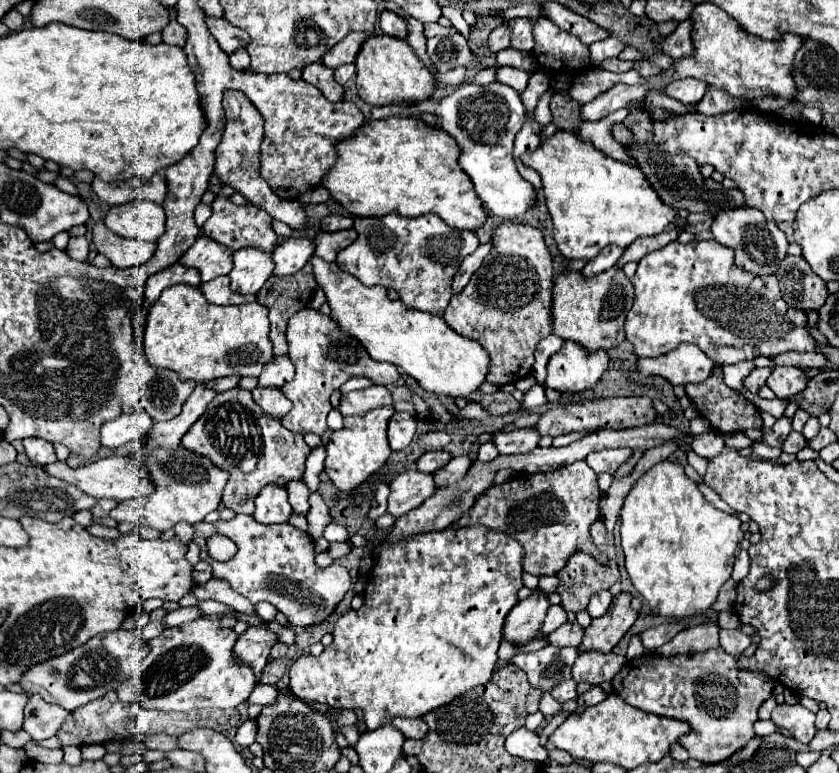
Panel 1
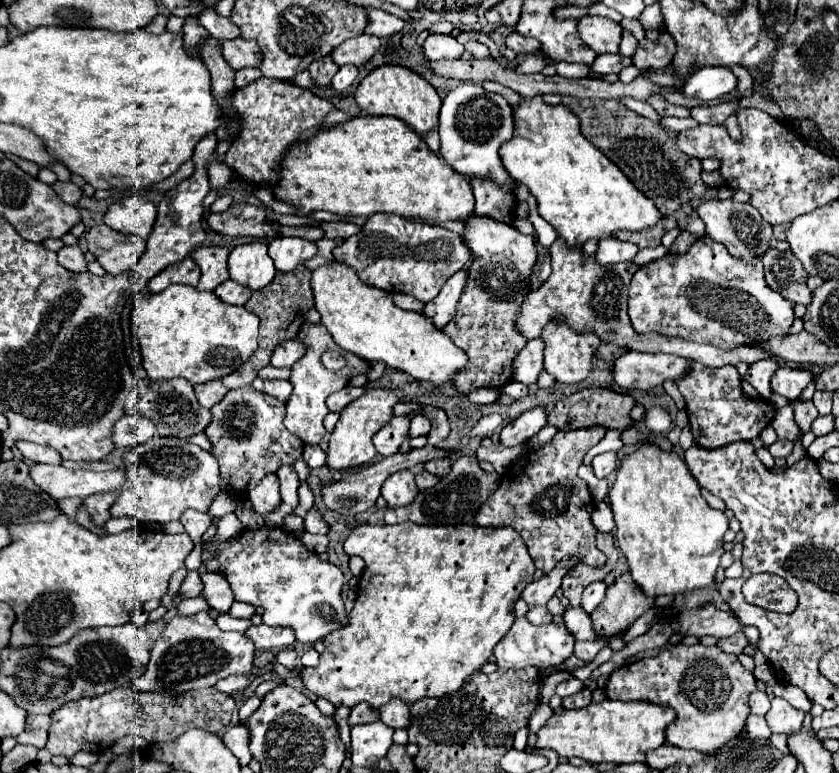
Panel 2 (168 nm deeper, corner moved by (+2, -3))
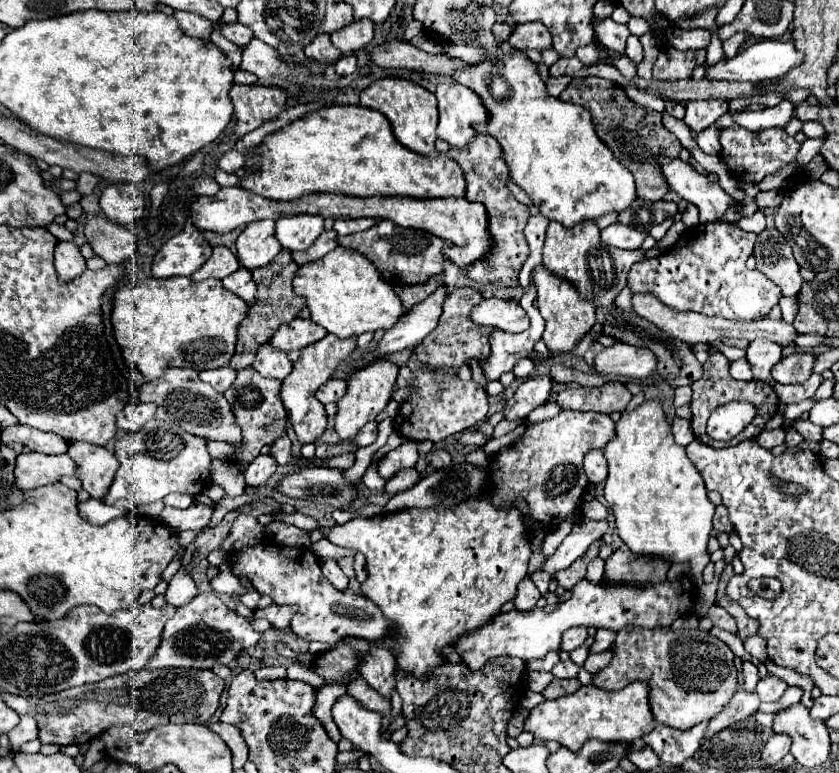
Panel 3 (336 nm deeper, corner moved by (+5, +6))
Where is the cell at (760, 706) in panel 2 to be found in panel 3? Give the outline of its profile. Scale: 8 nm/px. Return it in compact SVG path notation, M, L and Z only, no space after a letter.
M744 661L742 673L744 673L744 683L742 683L742 689L744 689L744 691L756 691L756 685L758 685L758 681L760 681L756 665L752 665L750 661Z

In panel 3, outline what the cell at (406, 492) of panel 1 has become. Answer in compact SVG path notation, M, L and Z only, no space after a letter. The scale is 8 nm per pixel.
M406 441L400 447L396 447L394 451L386 453L386 459L382 459L382 463L378 463L378 473L384 481L388 481L398 471L414 467L416 461L418 461L418 447L414 441Z

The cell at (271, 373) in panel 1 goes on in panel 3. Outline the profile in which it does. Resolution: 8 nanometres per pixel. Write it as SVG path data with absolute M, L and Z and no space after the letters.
M294 319L288 325L282 325L274 337L270 339L270 345L280 351L294 351L294 349L304 349L306 345L316 343L326 335L324 327L318 327L312 319Z

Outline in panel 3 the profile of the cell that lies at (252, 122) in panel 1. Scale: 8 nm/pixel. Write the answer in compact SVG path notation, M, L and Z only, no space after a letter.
M176 11L174 17L178 19L178 23L186 35L192 35L198 39L210 39L212 21L200 17L200 15L194 15L194 13L186 13L186 11Z

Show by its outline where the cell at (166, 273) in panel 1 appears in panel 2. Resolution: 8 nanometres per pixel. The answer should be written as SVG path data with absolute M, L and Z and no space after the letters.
M187 256L185 260L181 260L177 264L171 264L163 272L159 272L149 282L149 290L151 292L163 292L171 284L189 284L189 286L195 286L199 282L199 272L201 270L197 268L197 262L191 256Z

